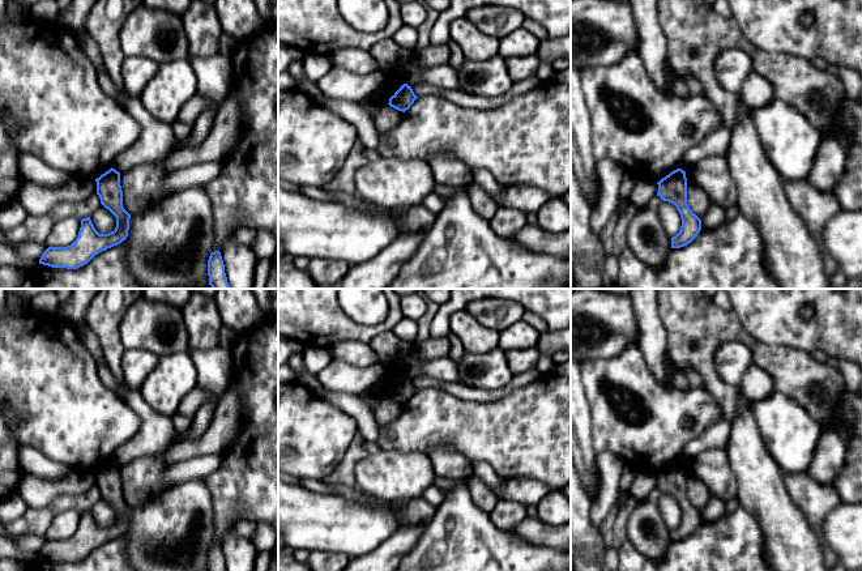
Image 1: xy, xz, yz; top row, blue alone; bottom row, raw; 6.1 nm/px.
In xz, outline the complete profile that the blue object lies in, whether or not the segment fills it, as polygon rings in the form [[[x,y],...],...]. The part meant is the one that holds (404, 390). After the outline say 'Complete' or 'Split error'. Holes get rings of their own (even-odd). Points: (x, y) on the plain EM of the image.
[[[407,376],[401,378],[401,380],[389,391],[389,399],[405,405],[410,401],[418,389],[414,387],[411,379]]]. Complete

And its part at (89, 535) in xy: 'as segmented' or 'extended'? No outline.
as segmented

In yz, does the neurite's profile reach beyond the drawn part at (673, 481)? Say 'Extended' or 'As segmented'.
As segmented

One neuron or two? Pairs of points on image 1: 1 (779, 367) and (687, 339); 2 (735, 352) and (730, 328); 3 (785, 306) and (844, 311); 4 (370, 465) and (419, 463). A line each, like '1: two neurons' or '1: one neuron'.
1: one neuron
2: two neurons
3: one neuron
4: one neuron

